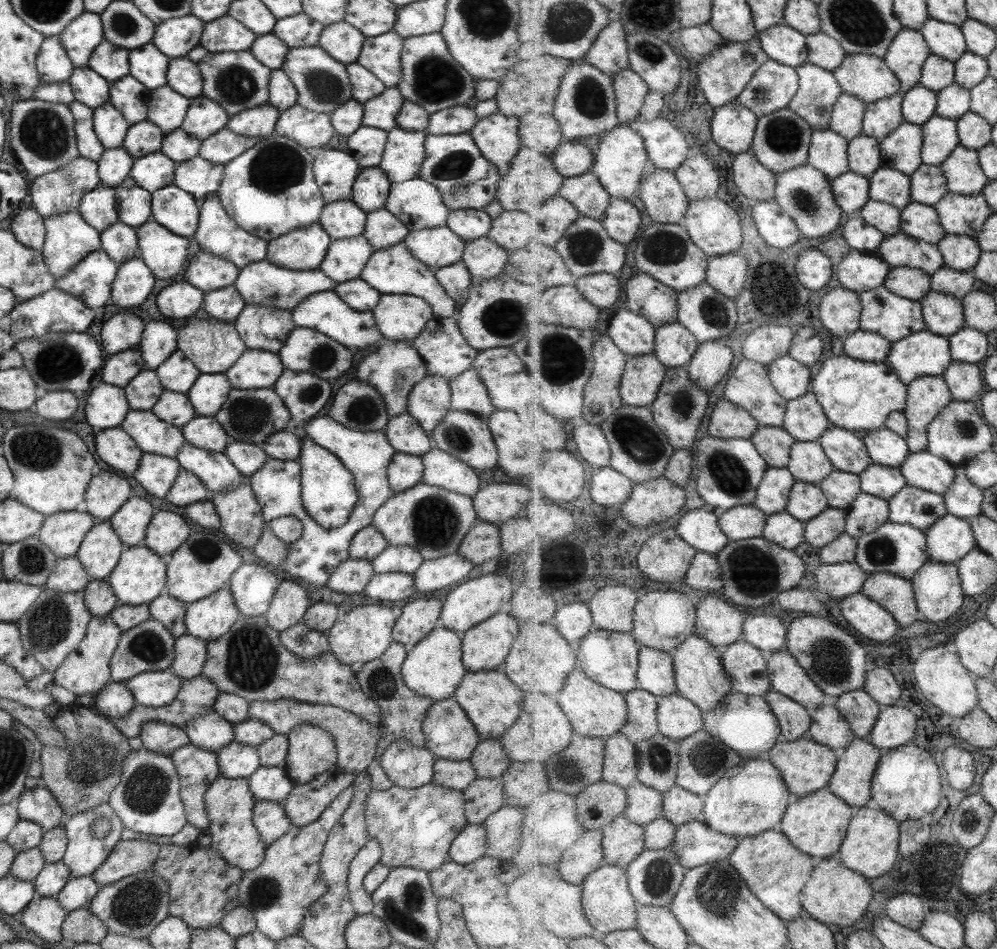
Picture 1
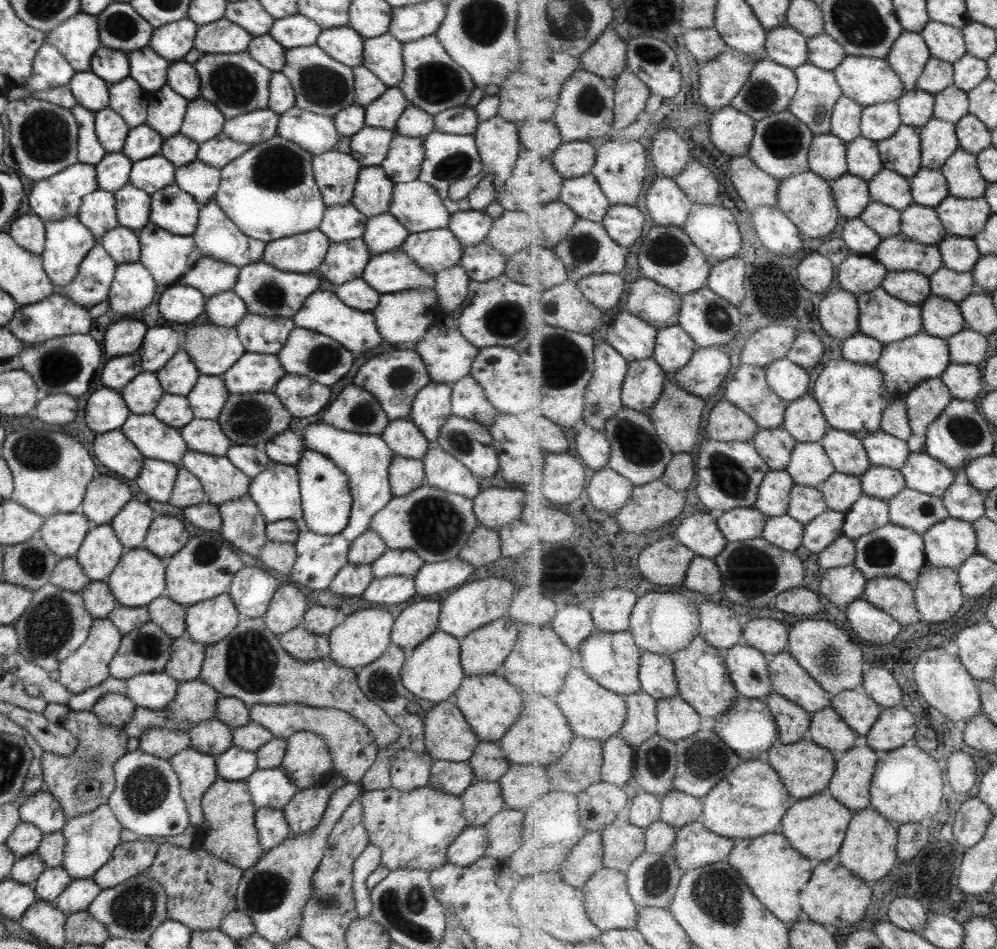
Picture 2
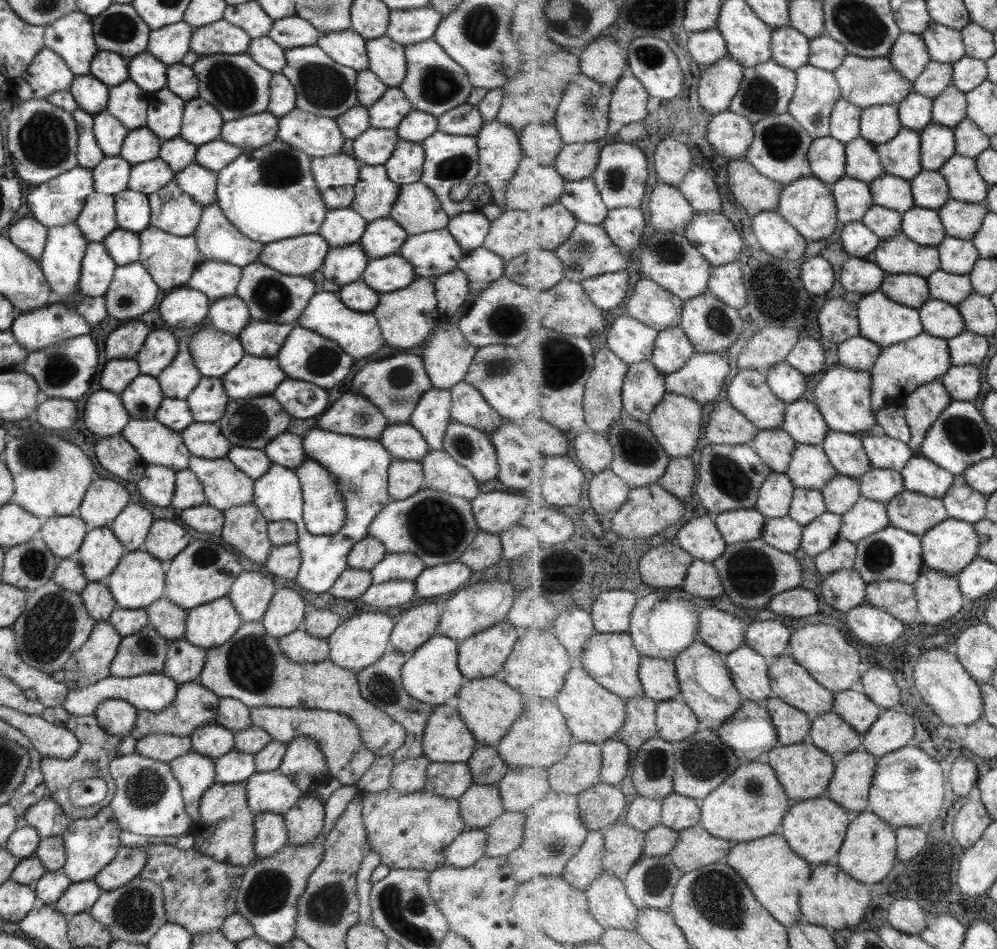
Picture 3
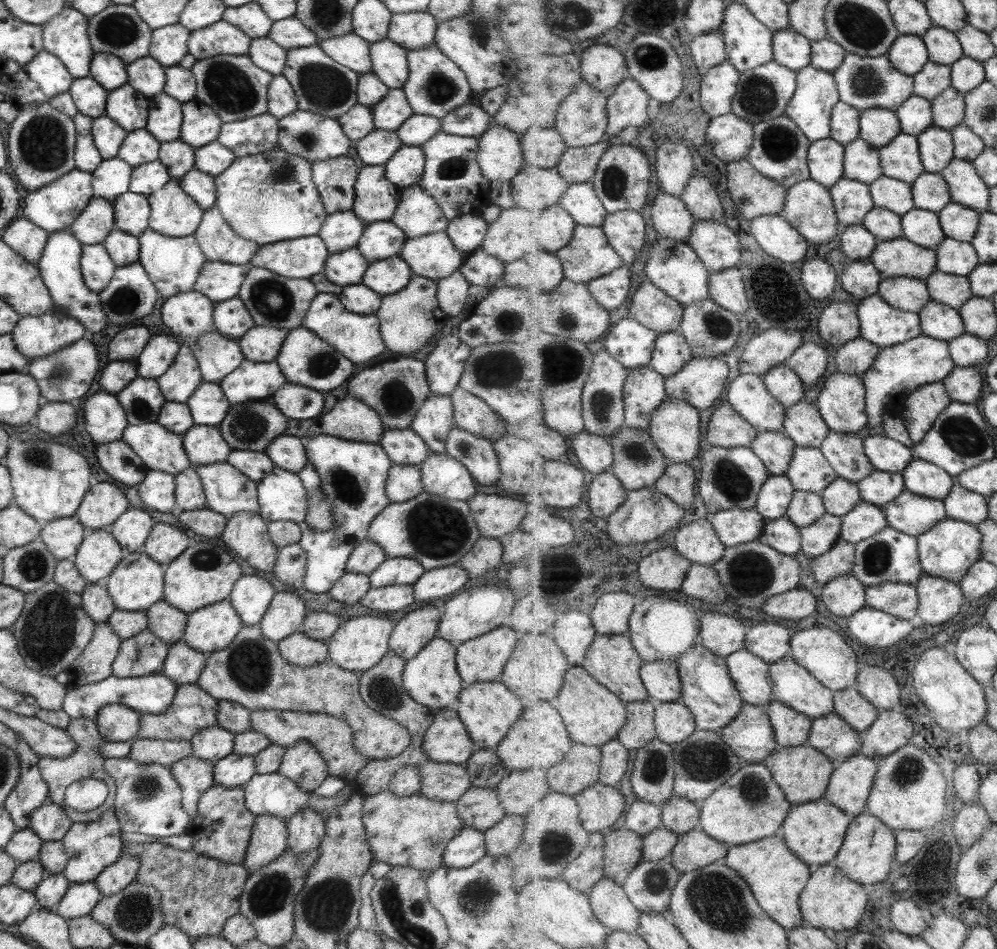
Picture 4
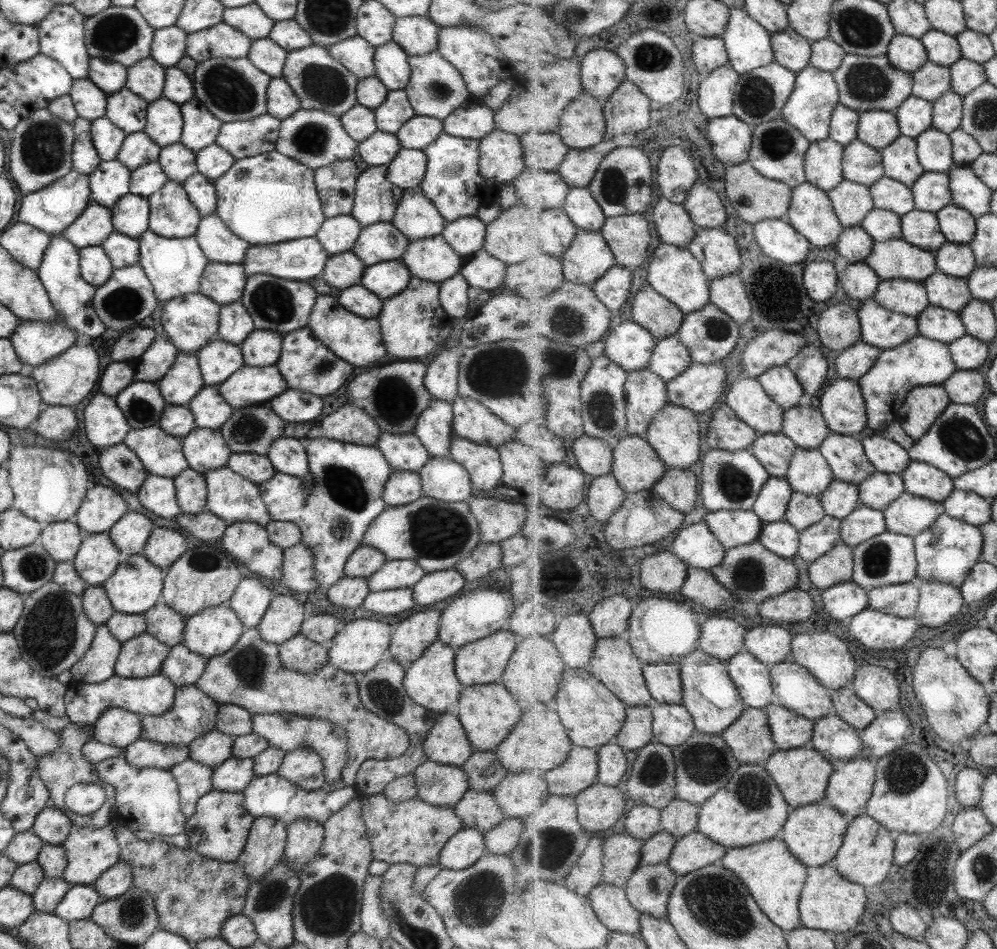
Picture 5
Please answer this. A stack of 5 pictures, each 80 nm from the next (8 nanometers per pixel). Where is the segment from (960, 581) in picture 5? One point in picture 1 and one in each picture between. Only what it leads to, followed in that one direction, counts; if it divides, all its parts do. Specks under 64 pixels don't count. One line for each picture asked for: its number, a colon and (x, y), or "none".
1: (950, 539)
2: (950, 543)
3: (952, 545)
4: (949, 550)

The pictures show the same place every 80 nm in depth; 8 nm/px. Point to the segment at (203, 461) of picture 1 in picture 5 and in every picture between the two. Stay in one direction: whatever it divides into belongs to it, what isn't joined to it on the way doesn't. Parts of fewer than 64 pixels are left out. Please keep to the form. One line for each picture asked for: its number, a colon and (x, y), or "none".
2: (221, 481)
3: (223, 486)
4: (226, 491)
5: (229, 497)

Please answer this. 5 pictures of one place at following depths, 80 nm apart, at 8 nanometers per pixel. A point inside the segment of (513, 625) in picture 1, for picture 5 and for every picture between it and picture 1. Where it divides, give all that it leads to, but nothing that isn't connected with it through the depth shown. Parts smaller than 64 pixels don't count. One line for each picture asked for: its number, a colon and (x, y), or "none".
2: (483, 649)
3: (480, 656)
4: (481, 659)
5: (480, 662)

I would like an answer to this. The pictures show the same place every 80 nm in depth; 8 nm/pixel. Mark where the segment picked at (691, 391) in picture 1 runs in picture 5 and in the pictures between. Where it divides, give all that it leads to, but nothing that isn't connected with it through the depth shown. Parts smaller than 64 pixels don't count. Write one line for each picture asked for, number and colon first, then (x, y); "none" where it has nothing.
2: (677, 415)
3: (676, 421)
4: (674, 427)
5: (674, 433)

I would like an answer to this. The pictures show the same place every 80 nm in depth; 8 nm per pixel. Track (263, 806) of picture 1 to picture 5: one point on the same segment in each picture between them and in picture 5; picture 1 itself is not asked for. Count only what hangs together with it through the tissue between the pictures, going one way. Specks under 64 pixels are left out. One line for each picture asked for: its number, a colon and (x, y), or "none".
2: (271, 828)
3: (269, 829)
4: (268, 836)
5: (263, 849)

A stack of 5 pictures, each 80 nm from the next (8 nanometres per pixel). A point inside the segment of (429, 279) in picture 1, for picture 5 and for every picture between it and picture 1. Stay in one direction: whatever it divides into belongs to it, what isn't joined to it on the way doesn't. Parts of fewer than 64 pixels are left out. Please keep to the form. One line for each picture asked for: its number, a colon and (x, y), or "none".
2: (389, 272)
3: (390, 273)
4: (387, 276)
5: (384, 279)

